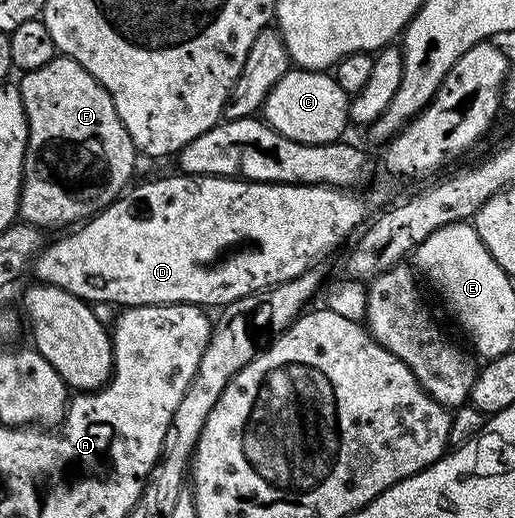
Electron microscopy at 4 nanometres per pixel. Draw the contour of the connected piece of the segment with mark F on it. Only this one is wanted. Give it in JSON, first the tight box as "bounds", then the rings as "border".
{"bounds":[17,55,136,231],"border":[[[55,55],[48,63],[44,63],[44,67],[25,70],[21,74],[21,77],[22,81],[19,80],[17,82],[17,87],[18,92],[22,95],[26,122],[30,128],[30,134],[26,140],[26,154],[22,160],[22,190],[18,196],[18,211],[21,220],[25,224],[37,225],[46,231],[50,231],[53,225],[71,224],[70,226],[73,226],[75,223],[85,222],[87,219],[93,217],[95,213],[102,212],[107,205],[112,204],[123,190],[131,184],[130,176],[134,173],[134,157],[136,158],[134,144],[130,142],[128,131],[124,131],[124,127],[112,107],[112,99],[104,91],[104,87],[100,87],[100,83],[96,83],[96,79],[92,79],[92,75],[88,75],[88,71],[84,71],[84,67],[80,67],[80,63],[76,63],[70,57]]]}

